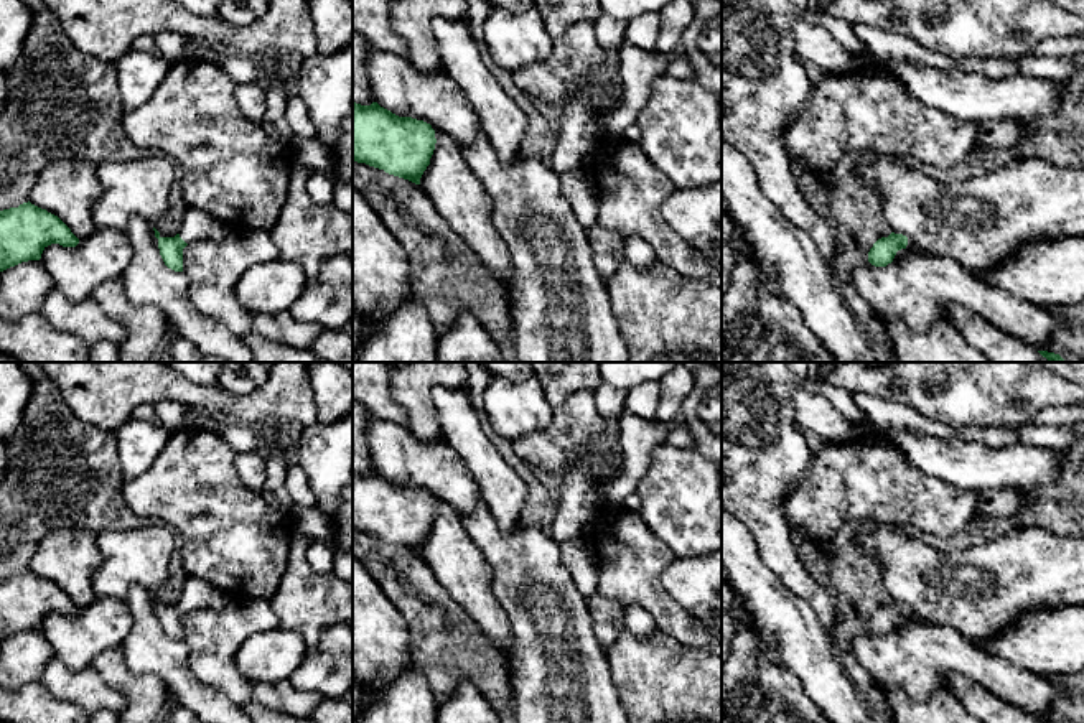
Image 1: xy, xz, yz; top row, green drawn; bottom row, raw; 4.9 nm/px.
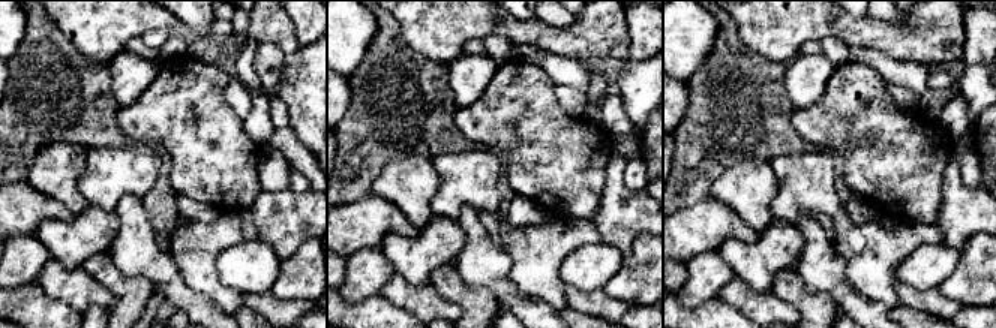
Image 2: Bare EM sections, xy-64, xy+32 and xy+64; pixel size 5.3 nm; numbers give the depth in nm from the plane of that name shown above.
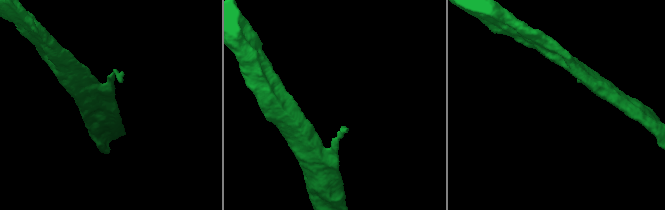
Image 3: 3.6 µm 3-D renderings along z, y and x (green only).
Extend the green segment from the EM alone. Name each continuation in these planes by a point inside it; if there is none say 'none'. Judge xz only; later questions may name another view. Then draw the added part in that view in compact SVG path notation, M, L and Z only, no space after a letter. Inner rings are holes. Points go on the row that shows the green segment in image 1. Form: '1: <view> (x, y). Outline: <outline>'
none

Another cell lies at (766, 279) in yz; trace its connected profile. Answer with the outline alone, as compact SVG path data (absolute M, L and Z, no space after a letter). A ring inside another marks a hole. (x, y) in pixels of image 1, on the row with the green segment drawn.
M758 262L756 285L769 293L783 296L776 270L768 262Z

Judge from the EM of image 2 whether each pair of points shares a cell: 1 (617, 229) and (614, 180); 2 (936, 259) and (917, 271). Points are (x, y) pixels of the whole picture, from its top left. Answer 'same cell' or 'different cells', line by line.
1: same cell
2: same cell

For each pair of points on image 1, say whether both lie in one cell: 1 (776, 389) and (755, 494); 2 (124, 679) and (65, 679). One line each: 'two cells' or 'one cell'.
1: one cell
2: two cells

